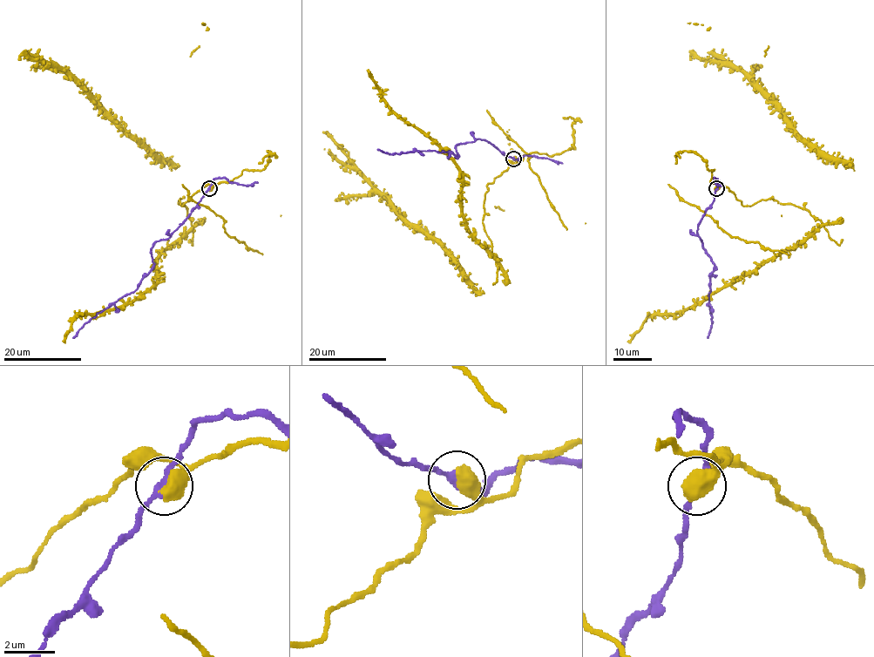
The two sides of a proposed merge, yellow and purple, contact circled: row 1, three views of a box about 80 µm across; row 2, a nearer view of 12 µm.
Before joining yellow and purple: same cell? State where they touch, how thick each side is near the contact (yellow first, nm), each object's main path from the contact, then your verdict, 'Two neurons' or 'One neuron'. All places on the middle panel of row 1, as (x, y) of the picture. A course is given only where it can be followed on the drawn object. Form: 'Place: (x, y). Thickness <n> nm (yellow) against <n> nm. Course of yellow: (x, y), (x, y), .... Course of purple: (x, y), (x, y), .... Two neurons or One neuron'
Place: (513, 159). Thickness 700 nm (yellow) against 280 nm. Course of yellow: (514, 158), (515, 163), (487, 186), (482, 220), (497, 265), (462, 213), (457, 166), (402, 119), (369, 69). Course of purple: (514, 158), (480, 138), (457, 145), (457, 156), (451, 152), (423, 150), (390, 154), (377, 149). Two neurons

